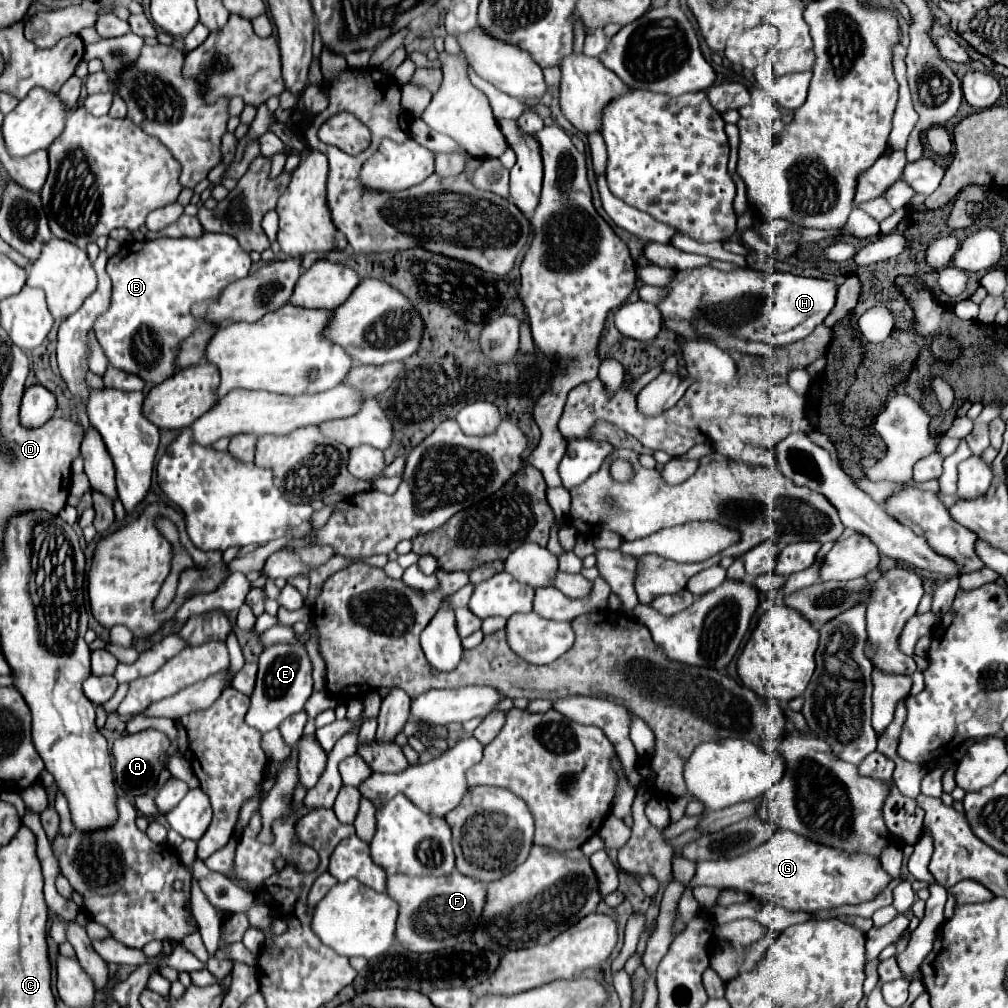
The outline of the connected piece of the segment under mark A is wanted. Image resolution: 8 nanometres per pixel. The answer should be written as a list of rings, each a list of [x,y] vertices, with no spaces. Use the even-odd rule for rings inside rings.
[[[145,729],[135,735],[123,735],[113,743],[113,759],[115,759],[115,781],[119,789],[127,797],[137,797],[149,793],[155,783],[159,773],[163,771],[165,757],[169,749],[169,737],[157,729]]]

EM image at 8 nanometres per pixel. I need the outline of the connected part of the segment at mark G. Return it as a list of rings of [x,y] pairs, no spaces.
[[[779,829],[765,845],[745,853],[743,857],[697,863],[697,873],[687,889],[691,891],[695,885],[735,889],[749,893],[755,899],[767,899],[789,911],[811,913],[873,901],[889,887],[891,881],[891,875],[875,857],[867,857],[865,853],[839,853],[839,849],[831,849],[827,845],[807,841],[807,837],[799,837],[787,829]]]

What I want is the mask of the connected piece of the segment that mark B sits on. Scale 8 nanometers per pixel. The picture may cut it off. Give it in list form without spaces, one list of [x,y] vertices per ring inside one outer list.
[[[203,233],[197,239],[191,237],[157,237],[145,241],[133,241],[123,245],[123,251],[109,259],[107,273],[113,281],[113,295],[107,313],[95,321],[95,335],[113,367],[139,375],[145,383],[159,383],[173,375],[177,345],[181,339],[195,331],[195,319],[191,317],[191,305],[203,299],[217,297],[229,283],[247,277],[251,269],[249,253],[239,247],[235,237],[225,233]]]

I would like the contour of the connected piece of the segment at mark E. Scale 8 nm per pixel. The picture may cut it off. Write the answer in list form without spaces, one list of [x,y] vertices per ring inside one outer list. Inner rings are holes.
[[[303,643],[297,645],[271,645],[271,649],[263,649],[259,657],[259,673],[255,691],[251,695],[251,707],[245,715],[245,723],[249,727],[259,729],[261,733],[267,733],[271,729],[277,729],[279,723],[293,713],[303,711],[305,701],[313,693],[313,679],[311,679],[311,659]]]

